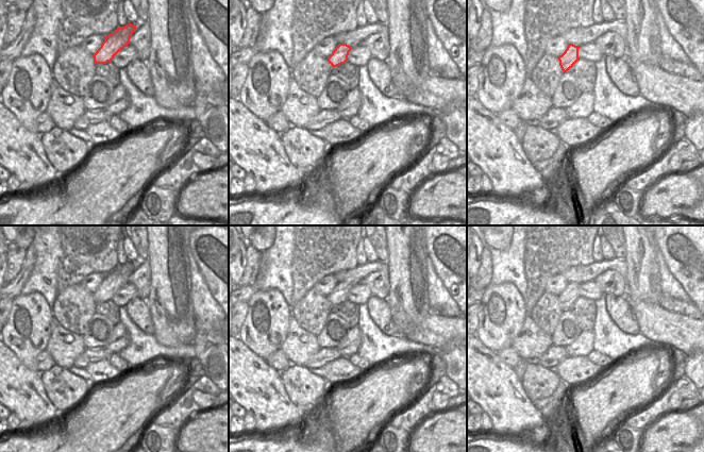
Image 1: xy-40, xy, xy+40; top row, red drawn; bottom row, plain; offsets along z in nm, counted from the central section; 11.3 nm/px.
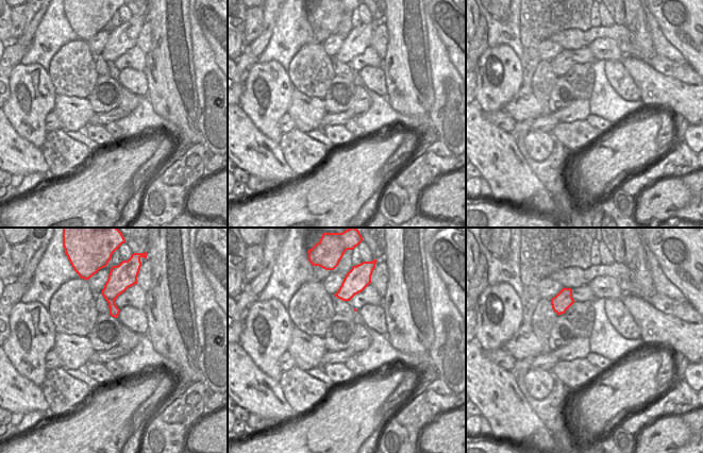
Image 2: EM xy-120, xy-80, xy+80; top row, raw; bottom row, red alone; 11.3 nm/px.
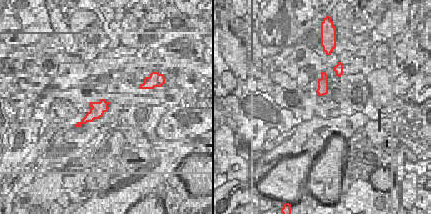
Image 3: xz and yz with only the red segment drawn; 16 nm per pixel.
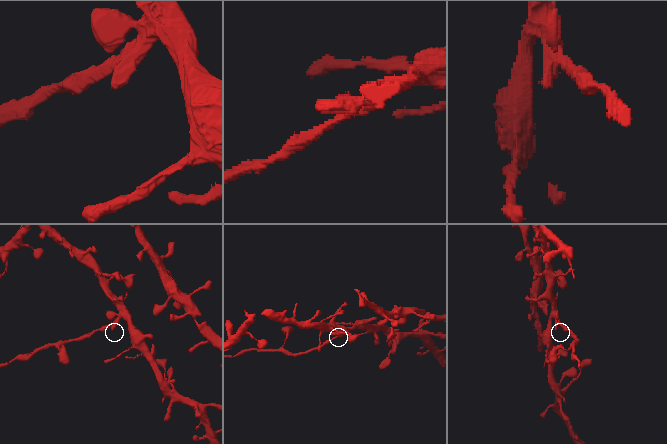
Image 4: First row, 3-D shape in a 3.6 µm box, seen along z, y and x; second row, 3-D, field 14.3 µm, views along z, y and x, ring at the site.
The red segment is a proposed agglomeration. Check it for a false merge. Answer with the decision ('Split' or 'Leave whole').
Split.

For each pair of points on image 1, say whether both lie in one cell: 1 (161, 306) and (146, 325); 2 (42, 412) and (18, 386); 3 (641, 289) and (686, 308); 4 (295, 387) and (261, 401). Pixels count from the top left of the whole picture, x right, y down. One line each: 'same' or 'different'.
1: different
2: same
3: different
4: different

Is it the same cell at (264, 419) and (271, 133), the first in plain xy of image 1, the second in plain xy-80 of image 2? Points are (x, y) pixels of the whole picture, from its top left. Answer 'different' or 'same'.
different

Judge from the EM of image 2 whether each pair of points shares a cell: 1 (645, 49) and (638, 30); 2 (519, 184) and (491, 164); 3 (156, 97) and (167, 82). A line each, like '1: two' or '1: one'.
1: one
2: one
3: one

